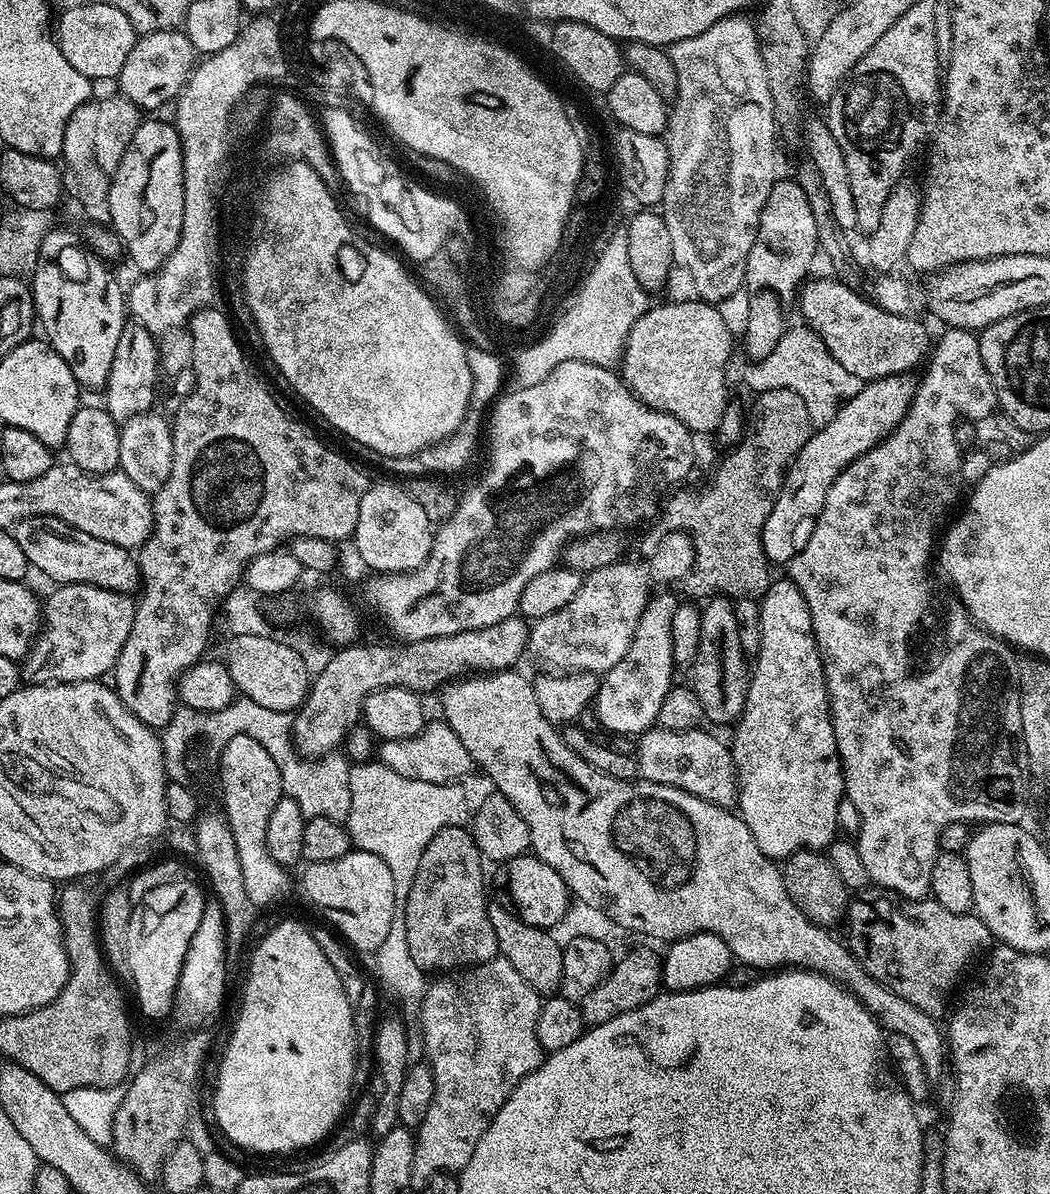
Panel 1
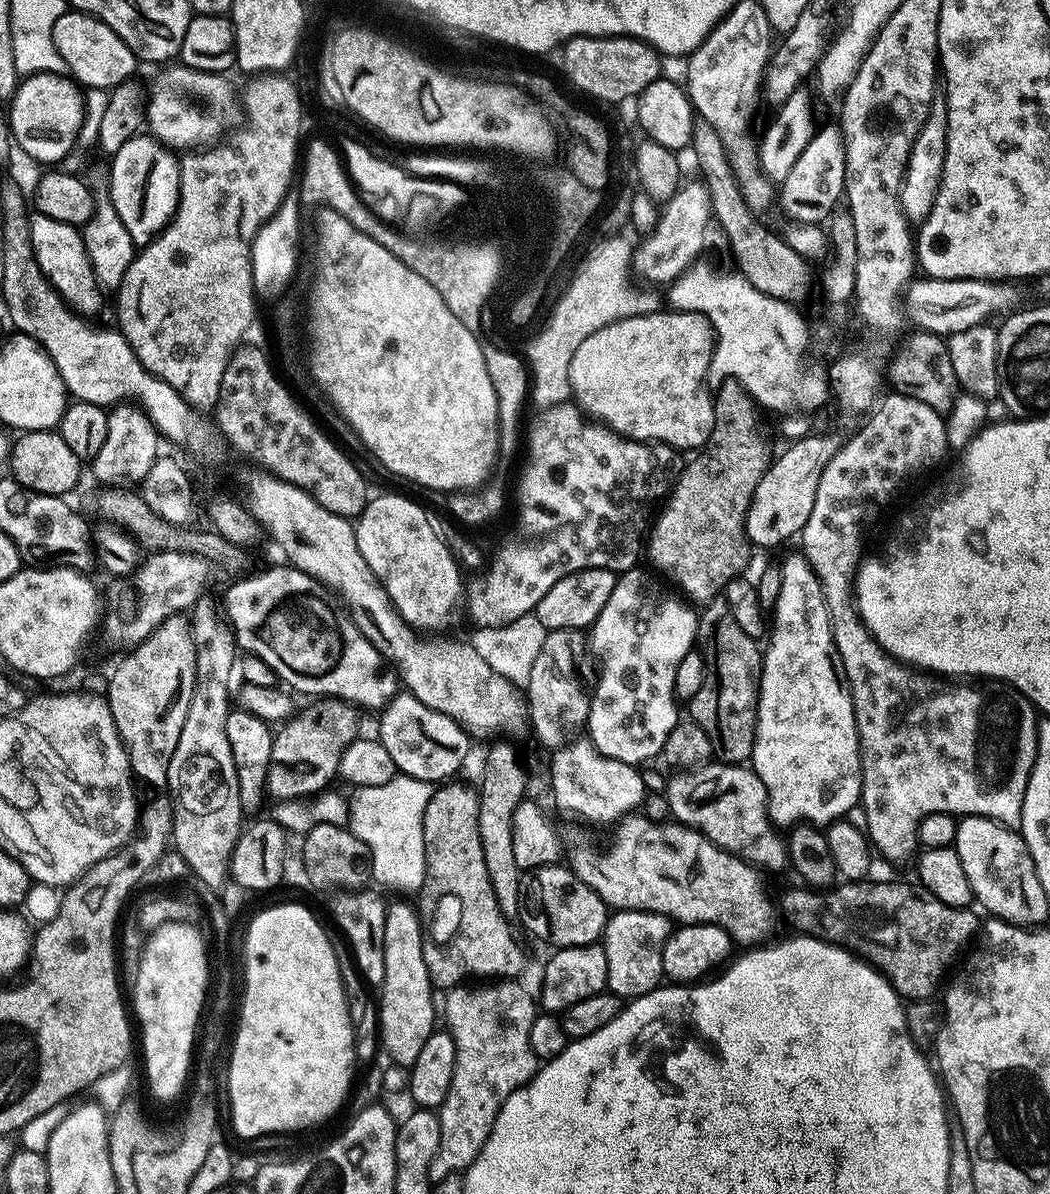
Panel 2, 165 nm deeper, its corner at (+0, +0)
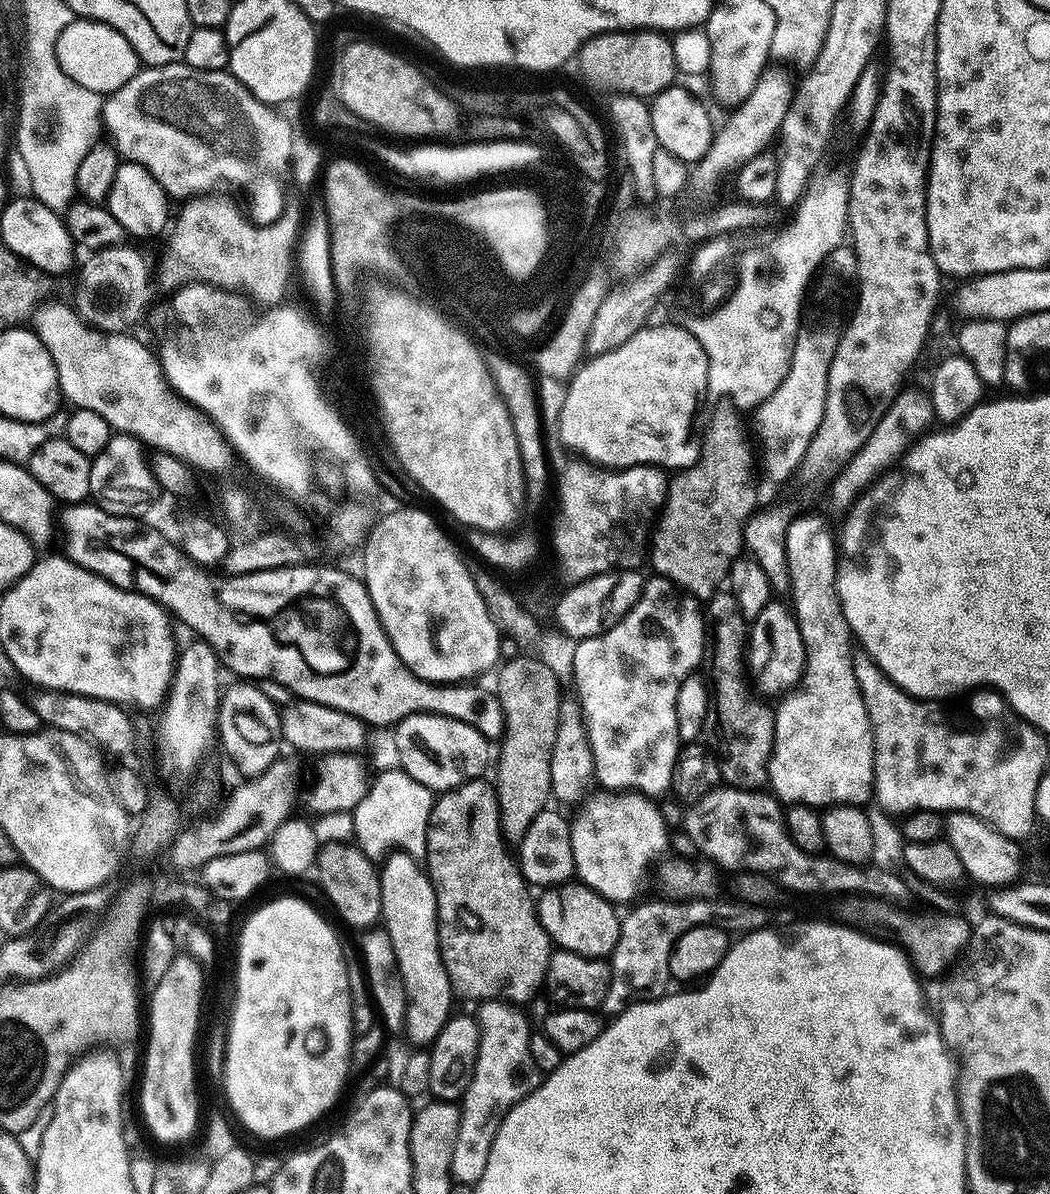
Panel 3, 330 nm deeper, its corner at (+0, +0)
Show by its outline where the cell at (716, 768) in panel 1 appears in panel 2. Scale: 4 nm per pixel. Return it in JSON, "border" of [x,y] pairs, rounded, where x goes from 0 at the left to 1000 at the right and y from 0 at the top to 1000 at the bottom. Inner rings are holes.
{"border":[[[675,638],[666,645],[648,645],[637,652],[634,666],[641,688],[664,694],[676,705],[700,714],[721,728],[743,727],[751,723],[748,704],[731,686],[731,662],[715,642]]]}

